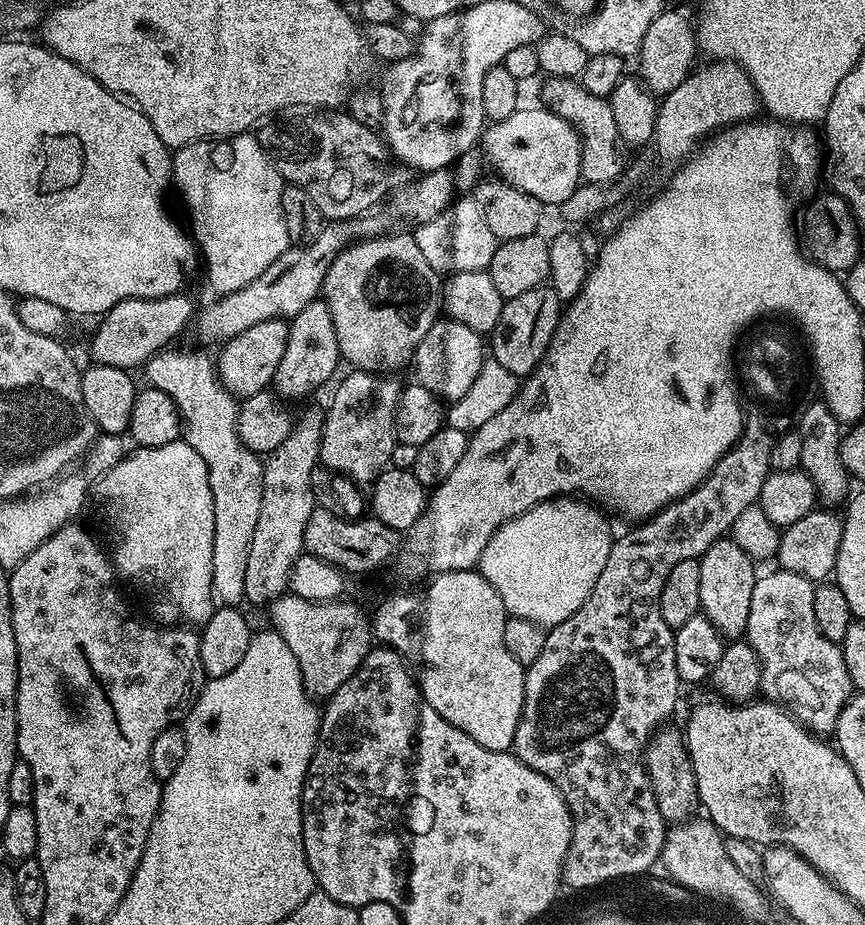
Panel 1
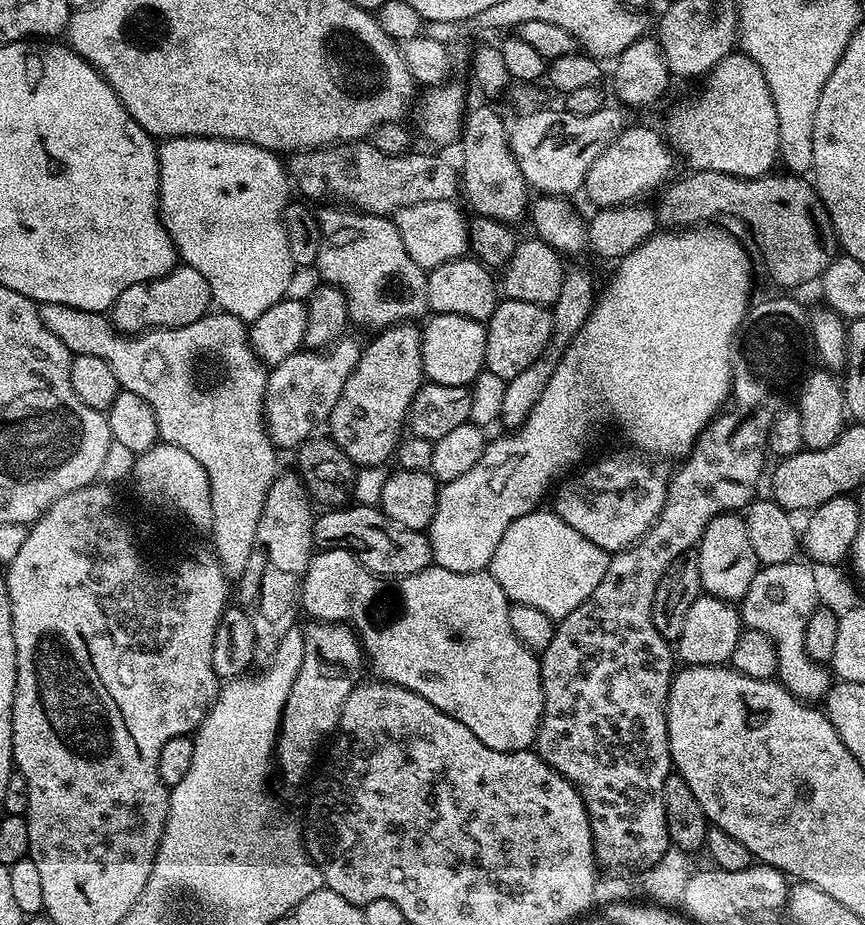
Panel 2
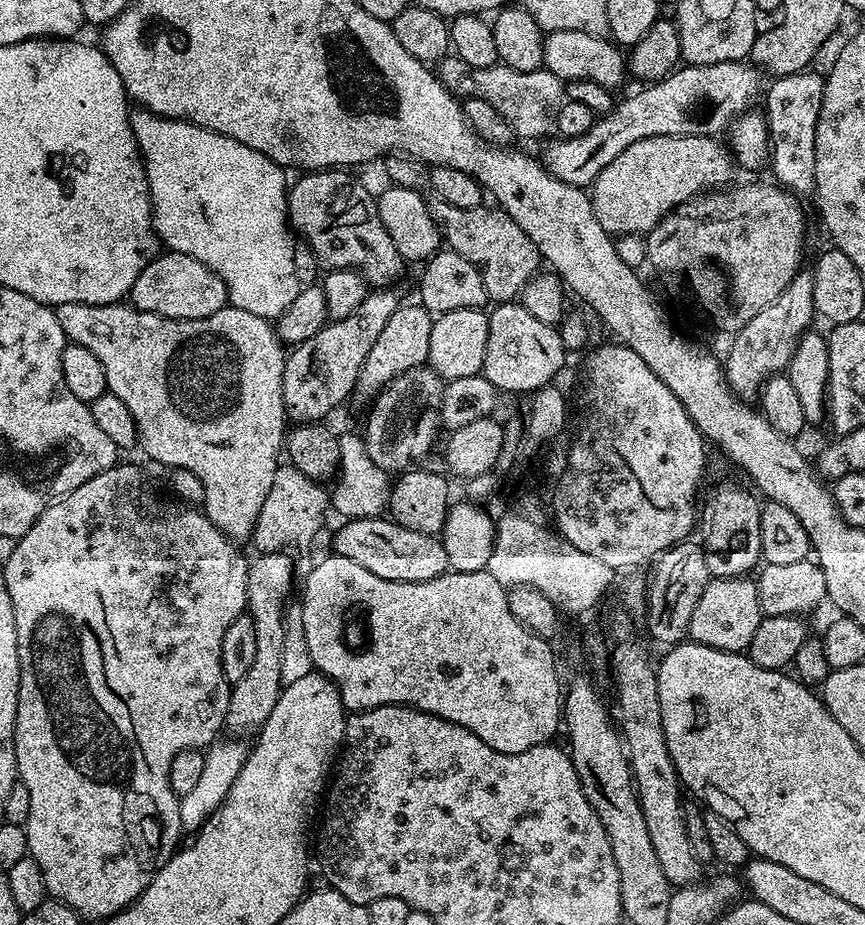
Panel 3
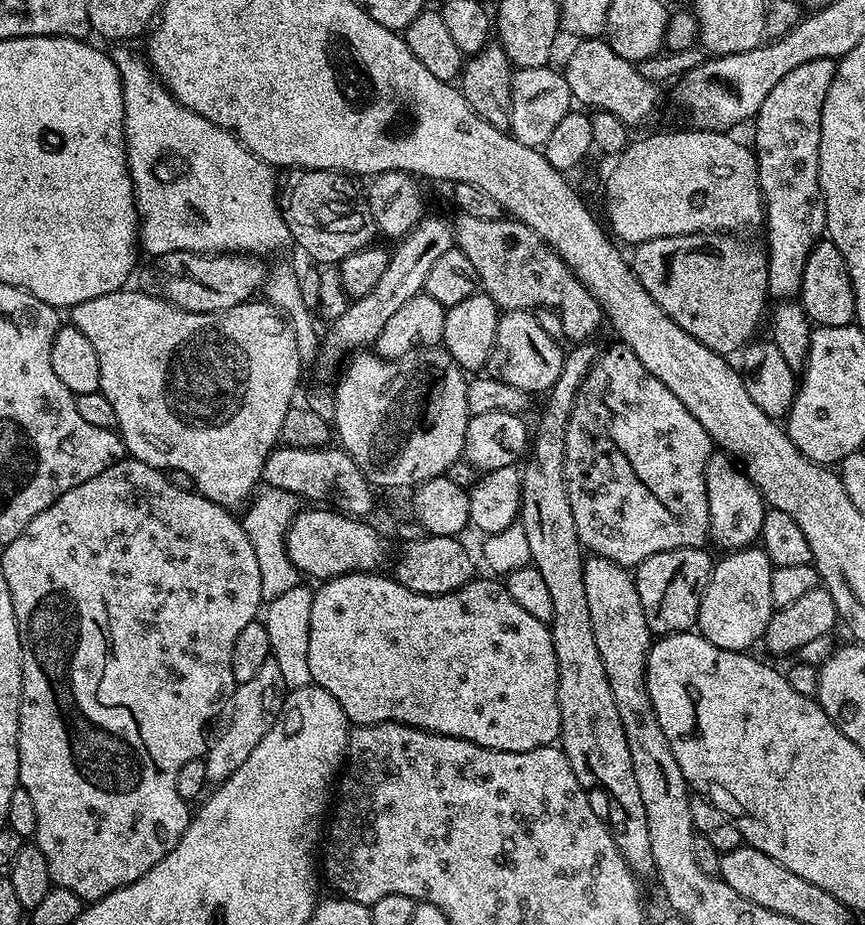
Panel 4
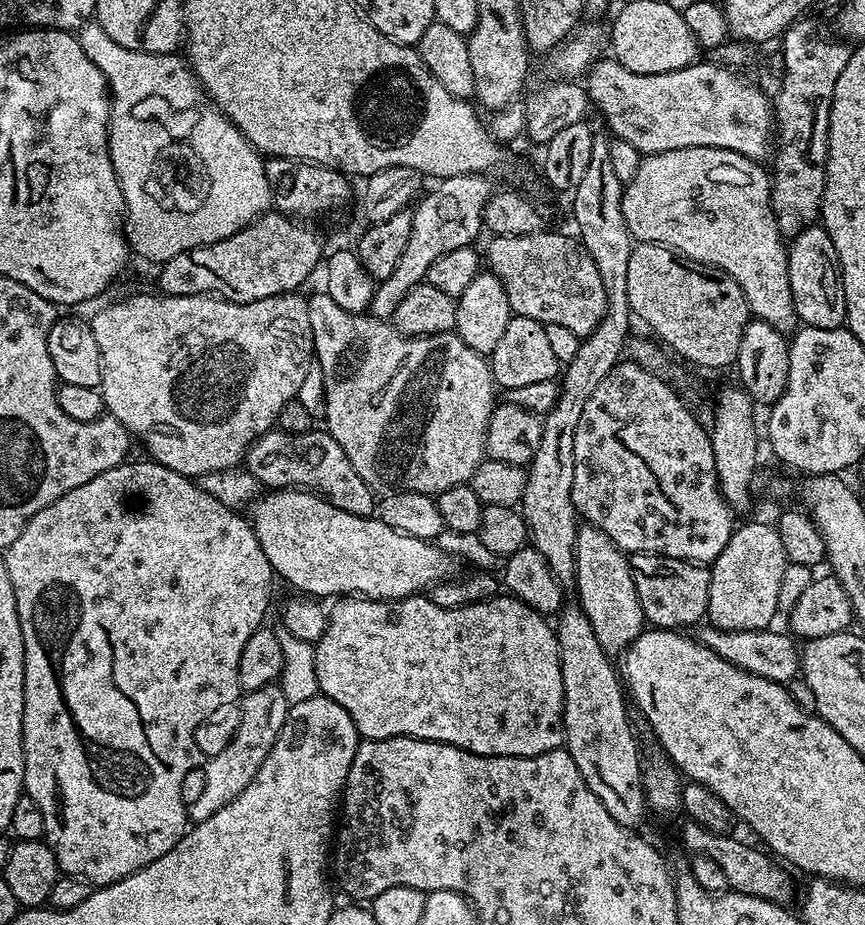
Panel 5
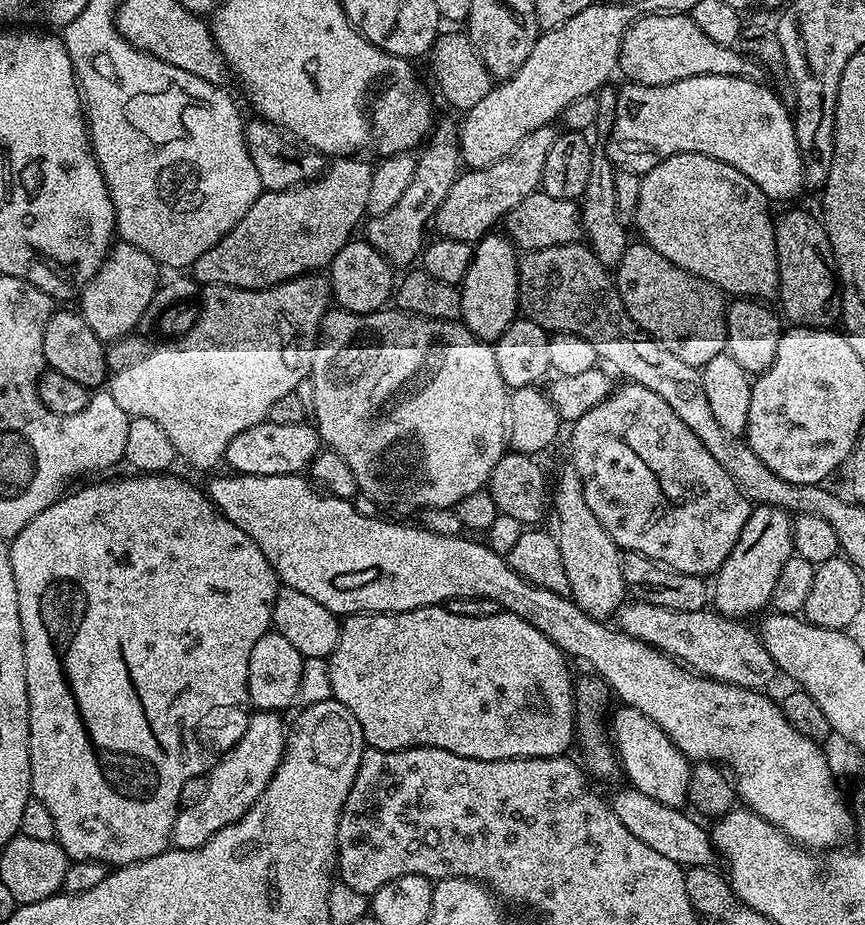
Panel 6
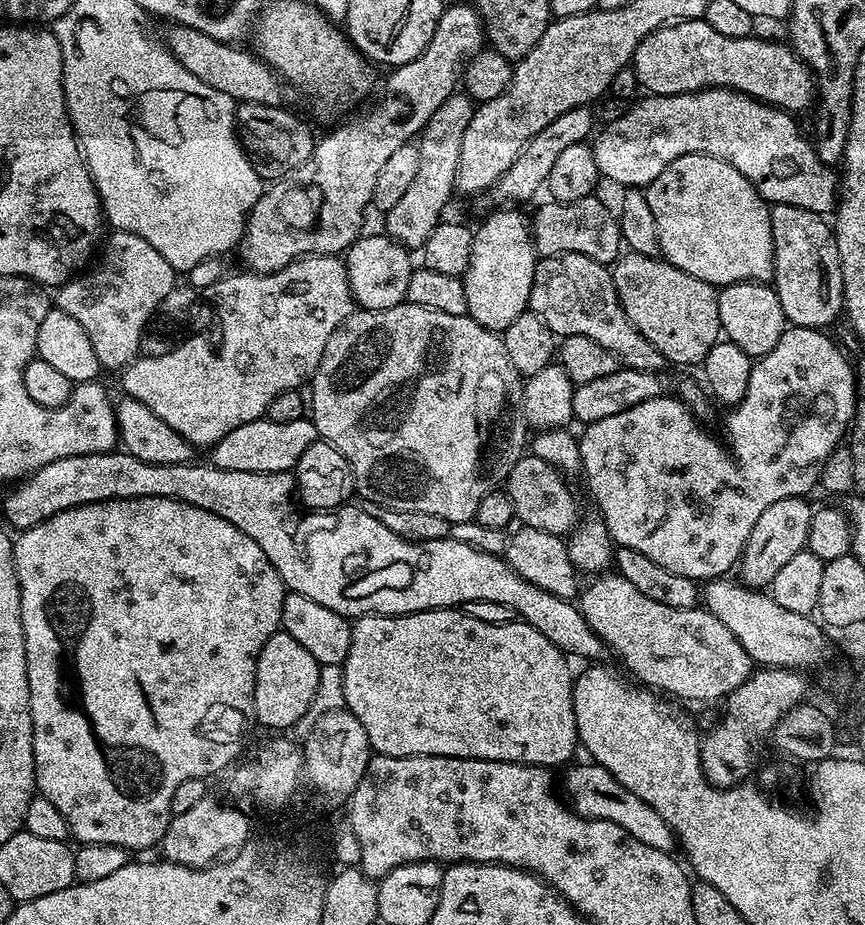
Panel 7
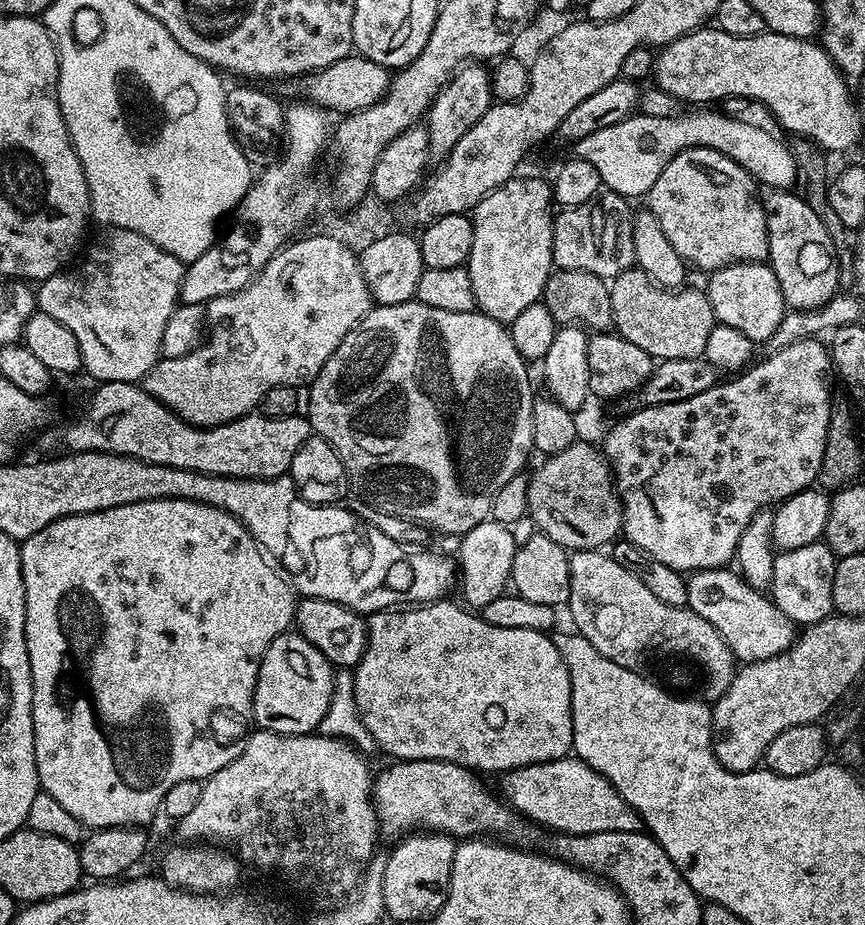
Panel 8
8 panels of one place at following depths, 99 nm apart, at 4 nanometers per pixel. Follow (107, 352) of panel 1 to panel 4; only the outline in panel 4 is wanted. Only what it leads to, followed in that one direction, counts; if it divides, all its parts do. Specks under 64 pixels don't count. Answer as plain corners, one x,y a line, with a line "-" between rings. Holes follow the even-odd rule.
171,252
147,262
138,272
139,287
187,312
221,312
246,304
263,289
266,279
265,261
248,254

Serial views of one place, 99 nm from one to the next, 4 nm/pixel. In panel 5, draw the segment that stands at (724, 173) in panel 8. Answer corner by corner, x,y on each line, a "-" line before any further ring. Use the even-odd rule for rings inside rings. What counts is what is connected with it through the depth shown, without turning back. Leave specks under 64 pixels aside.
710,146
653,152
641,159
636,173
624,185
622,218
626,218
626,226
633,241
663,244
665,248
672,249
691,263
715,268
716,271
734,278
746,298
749,313
755,319
774,326
774,330
792,334
797,331
798,321
794,310
794,294
790,294
788,253
776,221
770,176
760,167
757,161
734,150

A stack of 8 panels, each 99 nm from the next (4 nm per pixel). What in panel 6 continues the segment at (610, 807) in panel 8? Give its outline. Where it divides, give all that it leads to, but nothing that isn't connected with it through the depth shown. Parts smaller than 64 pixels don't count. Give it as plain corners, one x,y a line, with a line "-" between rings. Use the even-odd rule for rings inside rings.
624,786
624,789
613,800
610,800
610,806
614,810
614,814
618,814
622,826
626,826
626,830
630,830
630,834
634,834
634,838
646,842
646,846
650,846
650,850
658,850
658,854
670,858
675,864
691,866
713,863
714,845
709,829
695,824
684,813
684,810
658,802
654,798
650,798
650,794
642,794
631,786

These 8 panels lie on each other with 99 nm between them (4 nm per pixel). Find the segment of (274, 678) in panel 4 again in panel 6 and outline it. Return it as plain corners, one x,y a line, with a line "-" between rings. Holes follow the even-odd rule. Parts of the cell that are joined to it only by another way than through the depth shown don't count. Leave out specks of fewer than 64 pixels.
259,710
253,711
249,715
246,734
242,734
240,741
232,749
224,753
216,761
216,765
207,773
208,785
206,786
206,794
198,802
181,807
177,811
171,838
171,843
175,847
200,848
214,834
218,834
218,830
230,826
238,818
242,818
246,814
246,810
250,810
252,803
264,793
264,788
272,780
277,766
280,765
280,759
284,756
286,747
286,724
284,728
284,718
279,712
261,712

